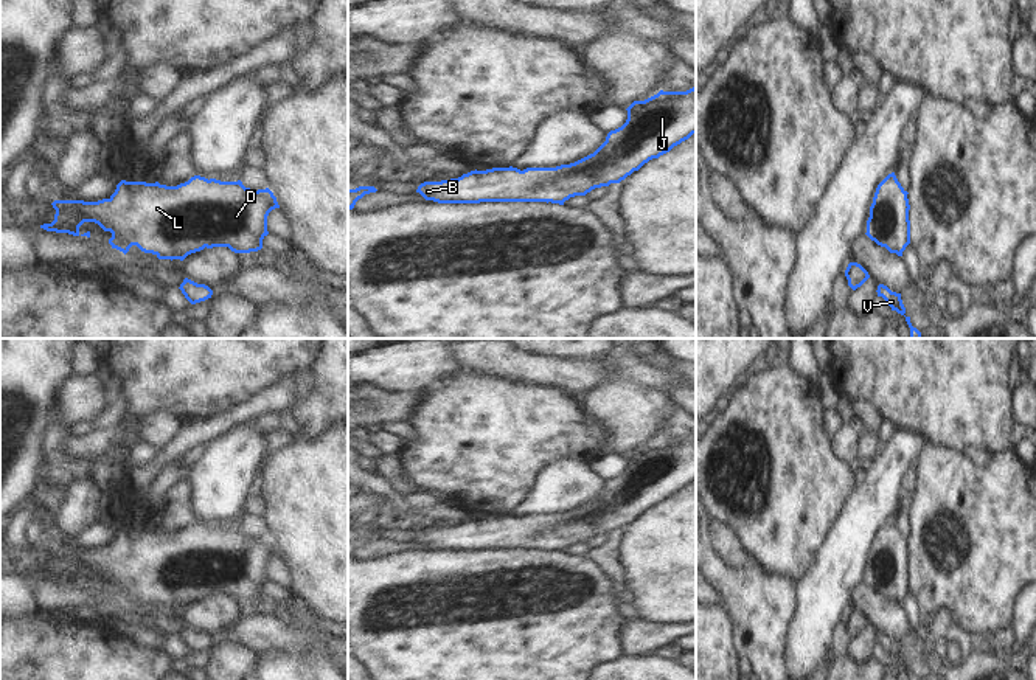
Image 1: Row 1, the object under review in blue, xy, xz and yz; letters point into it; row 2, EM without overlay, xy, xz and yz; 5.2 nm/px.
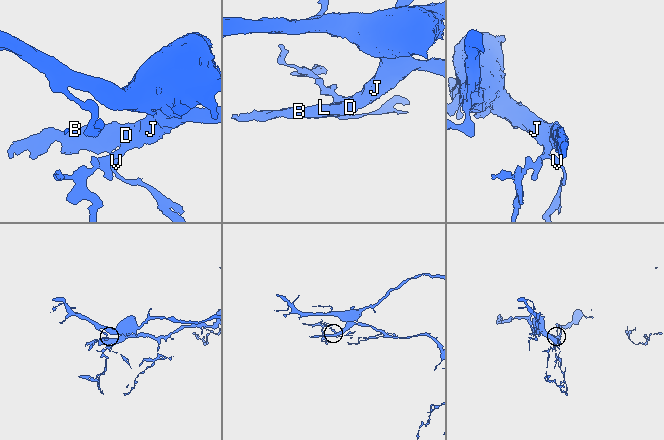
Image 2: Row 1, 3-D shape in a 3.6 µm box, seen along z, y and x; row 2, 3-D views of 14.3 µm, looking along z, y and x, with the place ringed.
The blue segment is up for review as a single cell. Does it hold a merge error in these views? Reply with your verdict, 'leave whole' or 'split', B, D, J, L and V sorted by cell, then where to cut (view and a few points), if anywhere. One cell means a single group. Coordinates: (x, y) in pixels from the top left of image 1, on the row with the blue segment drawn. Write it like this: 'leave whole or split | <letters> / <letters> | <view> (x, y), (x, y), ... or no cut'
leave whole | B D J L V | no cut

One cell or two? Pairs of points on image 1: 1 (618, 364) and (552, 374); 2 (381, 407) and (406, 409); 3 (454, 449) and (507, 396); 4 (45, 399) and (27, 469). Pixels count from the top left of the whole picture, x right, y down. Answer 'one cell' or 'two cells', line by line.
1: one cell
2: one cell
3: one cell
4: one cell

